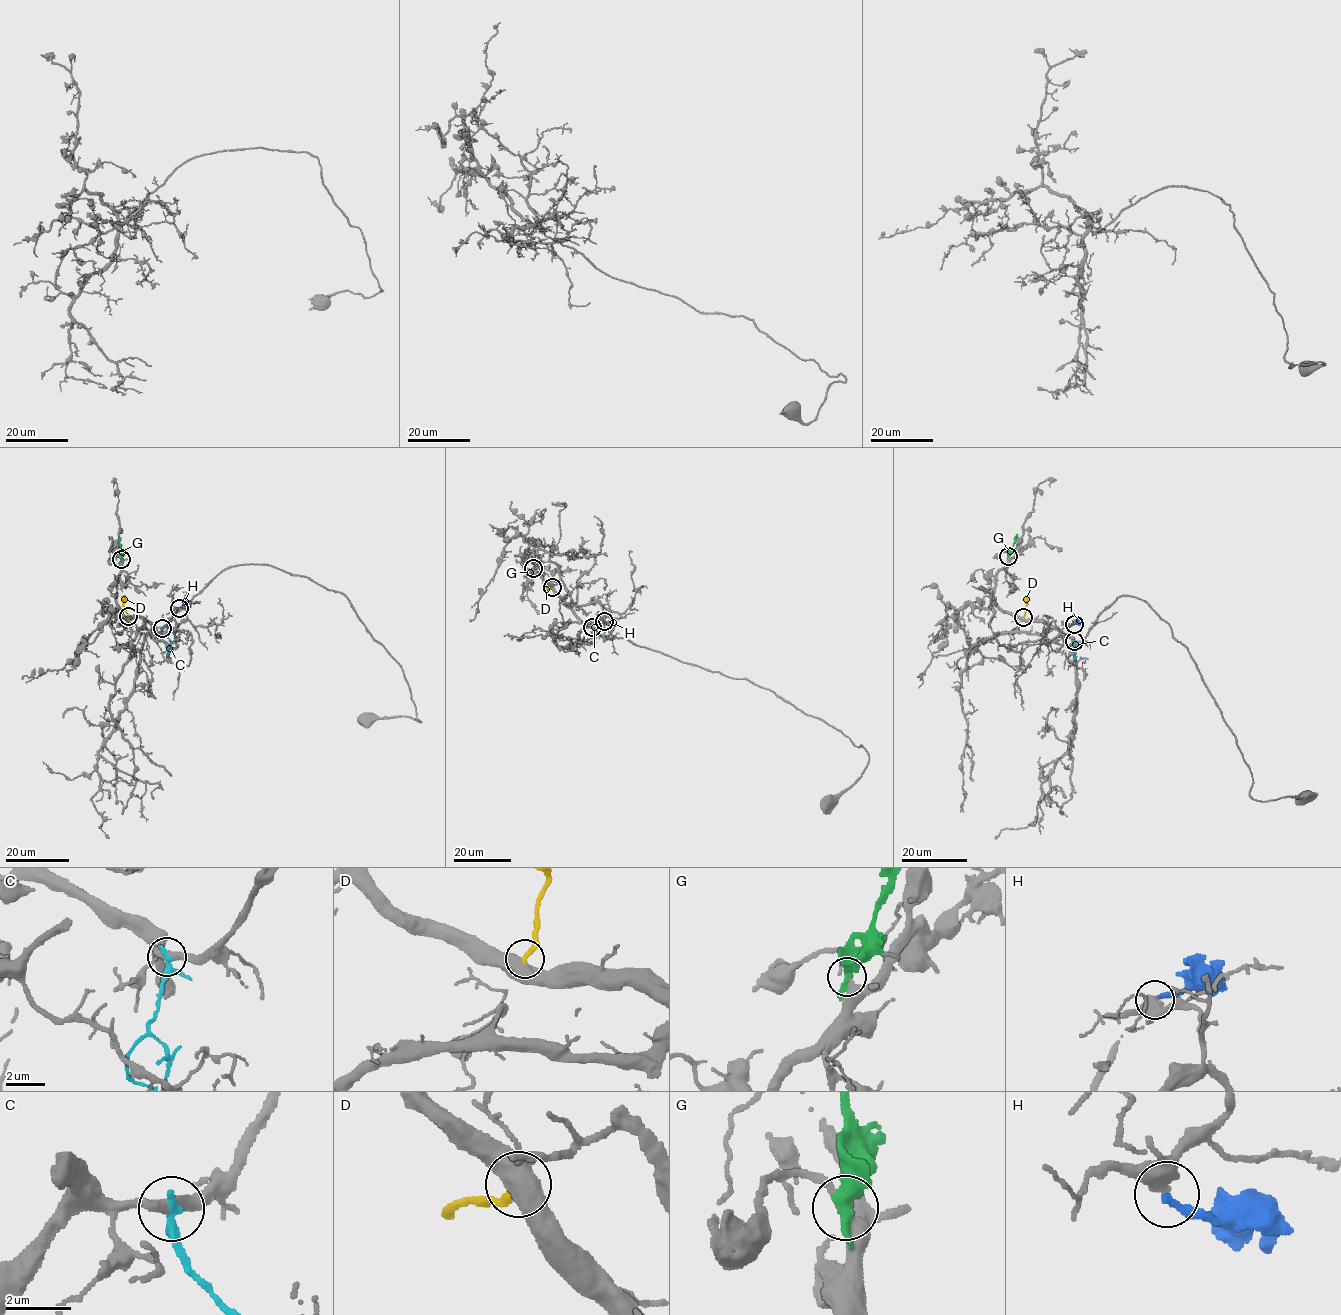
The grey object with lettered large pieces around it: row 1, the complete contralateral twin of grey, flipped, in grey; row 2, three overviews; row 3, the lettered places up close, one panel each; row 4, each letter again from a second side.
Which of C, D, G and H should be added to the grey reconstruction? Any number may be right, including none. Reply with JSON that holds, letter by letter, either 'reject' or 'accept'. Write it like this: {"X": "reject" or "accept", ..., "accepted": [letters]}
{"C": "reject", "D": "reject", "G": "reject", "H": "reject", "accepted": []}

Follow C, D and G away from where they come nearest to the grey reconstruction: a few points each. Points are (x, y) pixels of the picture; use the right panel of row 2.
C: (1074, 641), (1072, 653), (1074, 662), (1068, 666)
D: (1023, 617), (1029, 596)
G: (1008, 555), (1018, 534)

